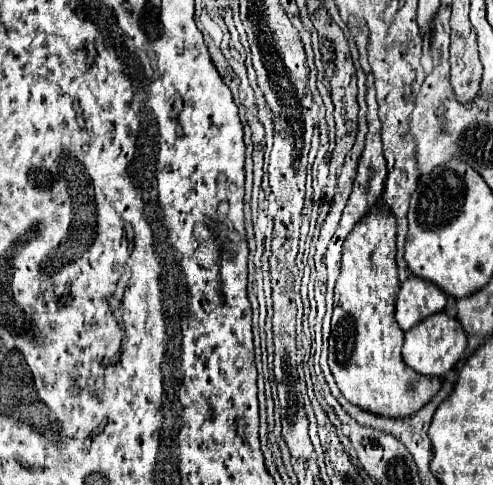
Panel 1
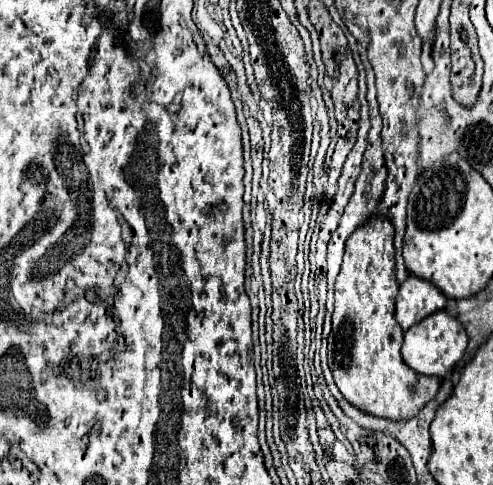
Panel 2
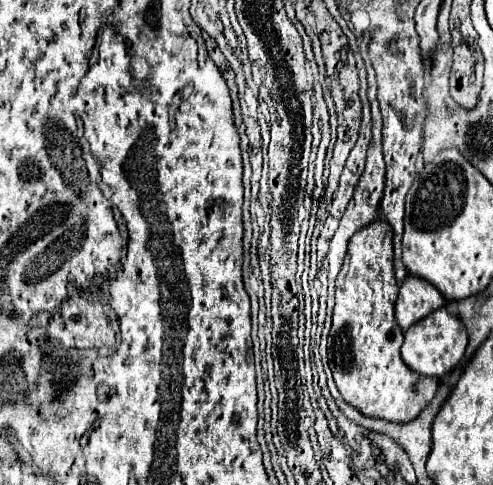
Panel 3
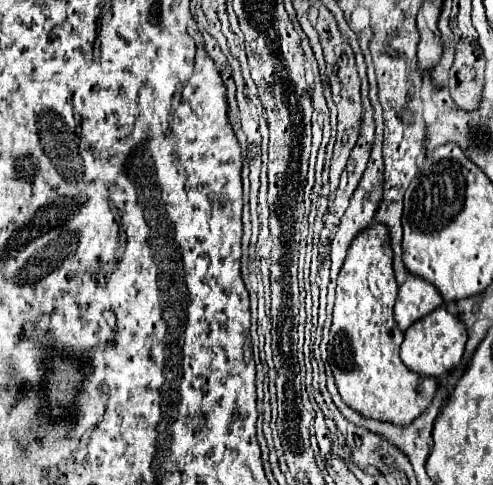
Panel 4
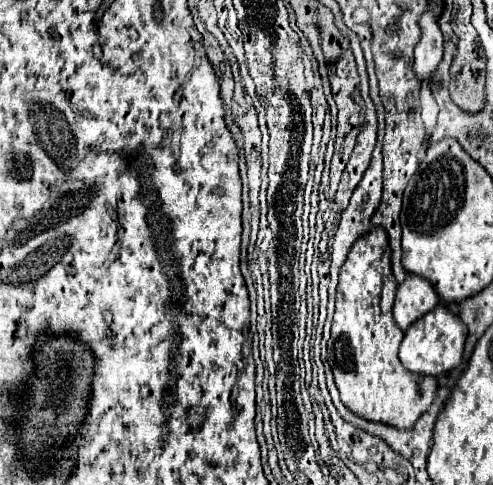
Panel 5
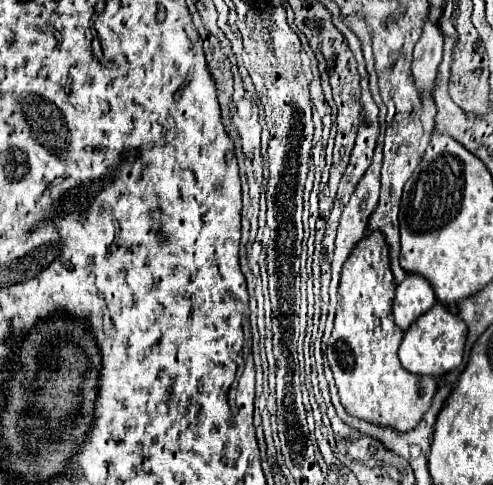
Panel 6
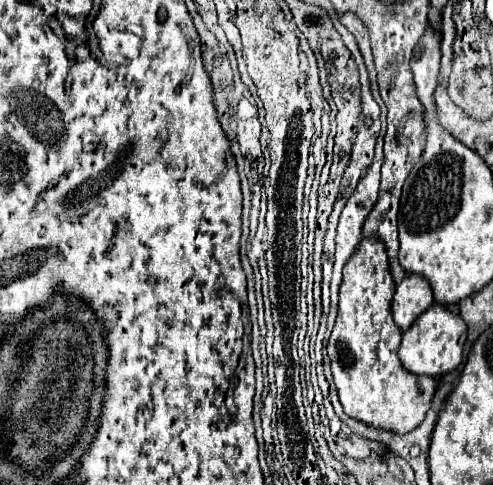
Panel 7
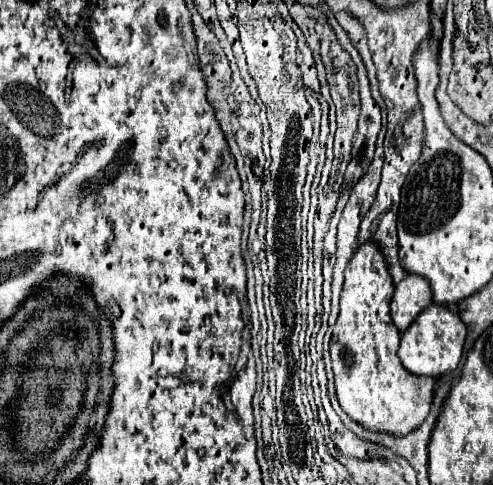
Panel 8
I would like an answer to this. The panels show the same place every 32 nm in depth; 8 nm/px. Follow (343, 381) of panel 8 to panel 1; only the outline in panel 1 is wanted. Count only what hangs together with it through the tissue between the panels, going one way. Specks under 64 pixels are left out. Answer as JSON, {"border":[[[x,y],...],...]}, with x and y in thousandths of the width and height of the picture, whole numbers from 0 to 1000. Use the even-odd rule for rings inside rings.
{"border":[[[759,429],[710,478],[698,499],[694,557],[682,577],[677,602],[677,647],[673,647],[673,689],[669,689],[669,734],[665,751],[677,784],[698,812],[698,821],[742,849],[787,862],[828,862],[844,854],[876,816],[892,804],[892,779],[872,779],[840,767],[815,742],[815,693],[819,685],[799,660],[799,619],[811,598],[807,553],[803,553],[803,454],[791,433]]]}

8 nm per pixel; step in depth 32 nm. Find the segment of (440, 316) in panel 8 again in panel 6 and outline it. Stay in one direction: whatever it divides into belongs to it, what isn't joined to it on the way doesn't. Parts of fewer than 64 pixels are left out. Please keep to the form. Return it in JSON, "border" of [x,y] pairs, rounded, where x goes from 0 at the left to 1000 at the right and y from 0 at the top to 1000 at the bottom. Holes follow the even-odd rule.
{"border":[[[892,623],[880,627],[860,652],[852,652],[815,697],[807,738],[815,755],[836,771],[868,771],[892,775],[905,771],[937,751],[941,734],[941,705],[945,705],[945,668],[917,643],[909,643]]]}

